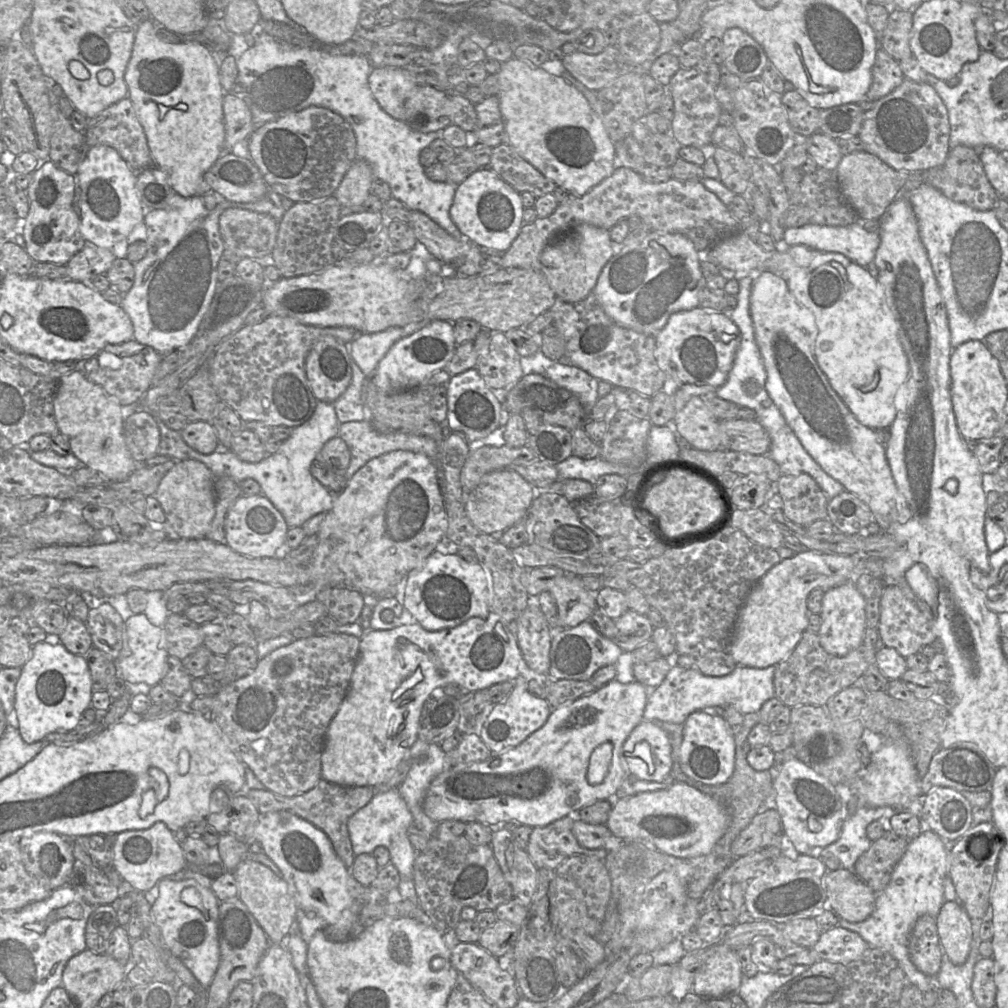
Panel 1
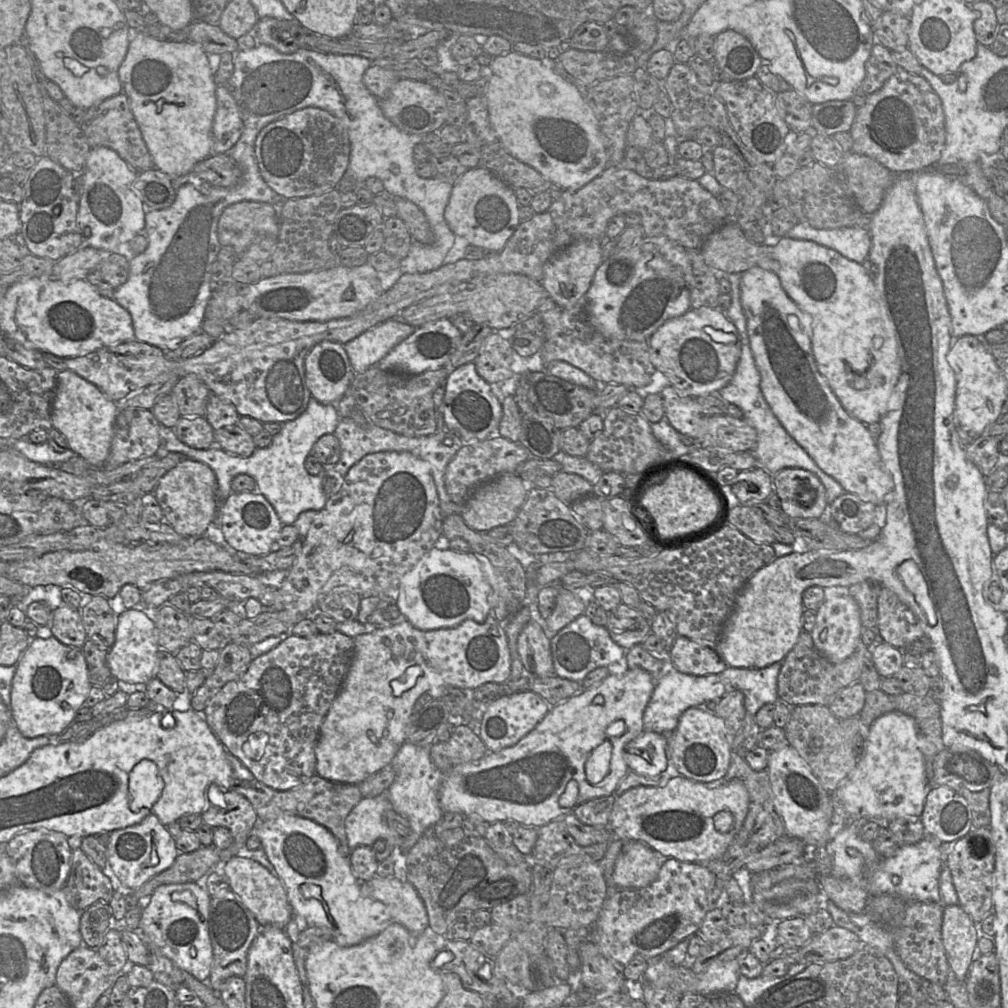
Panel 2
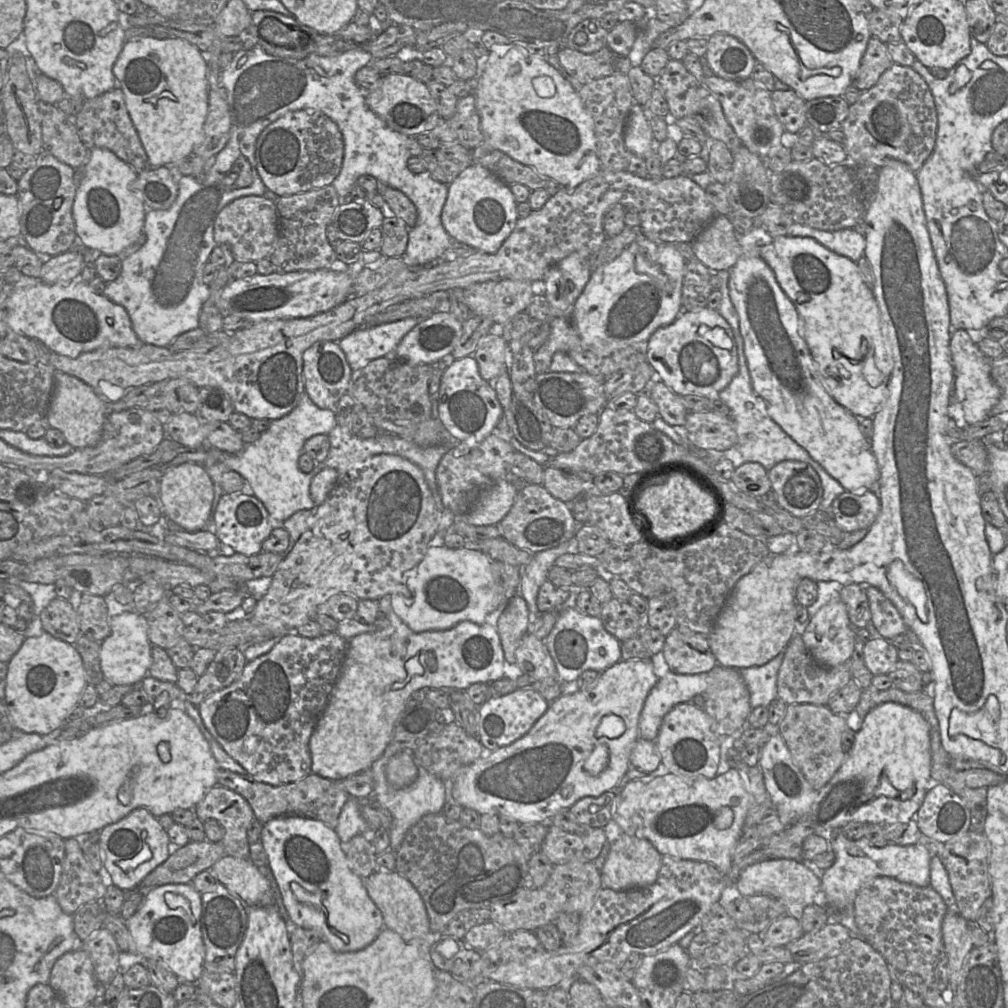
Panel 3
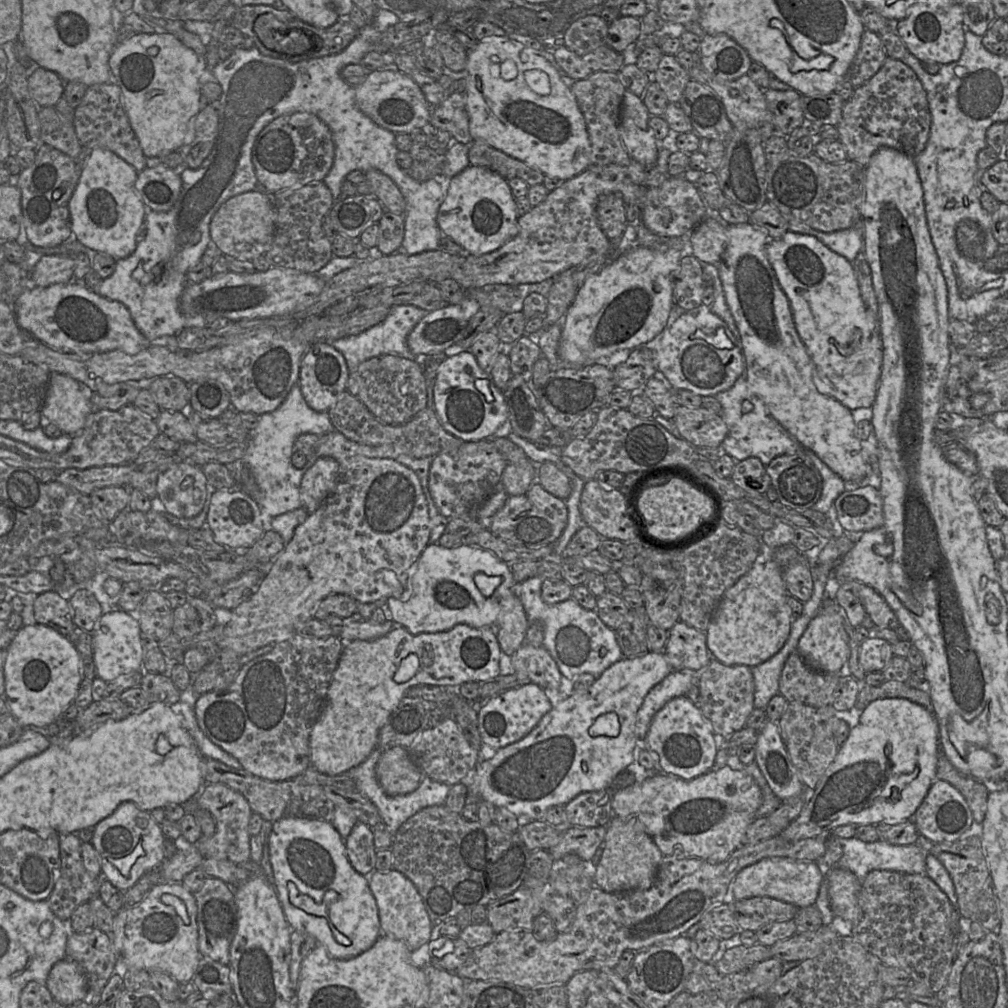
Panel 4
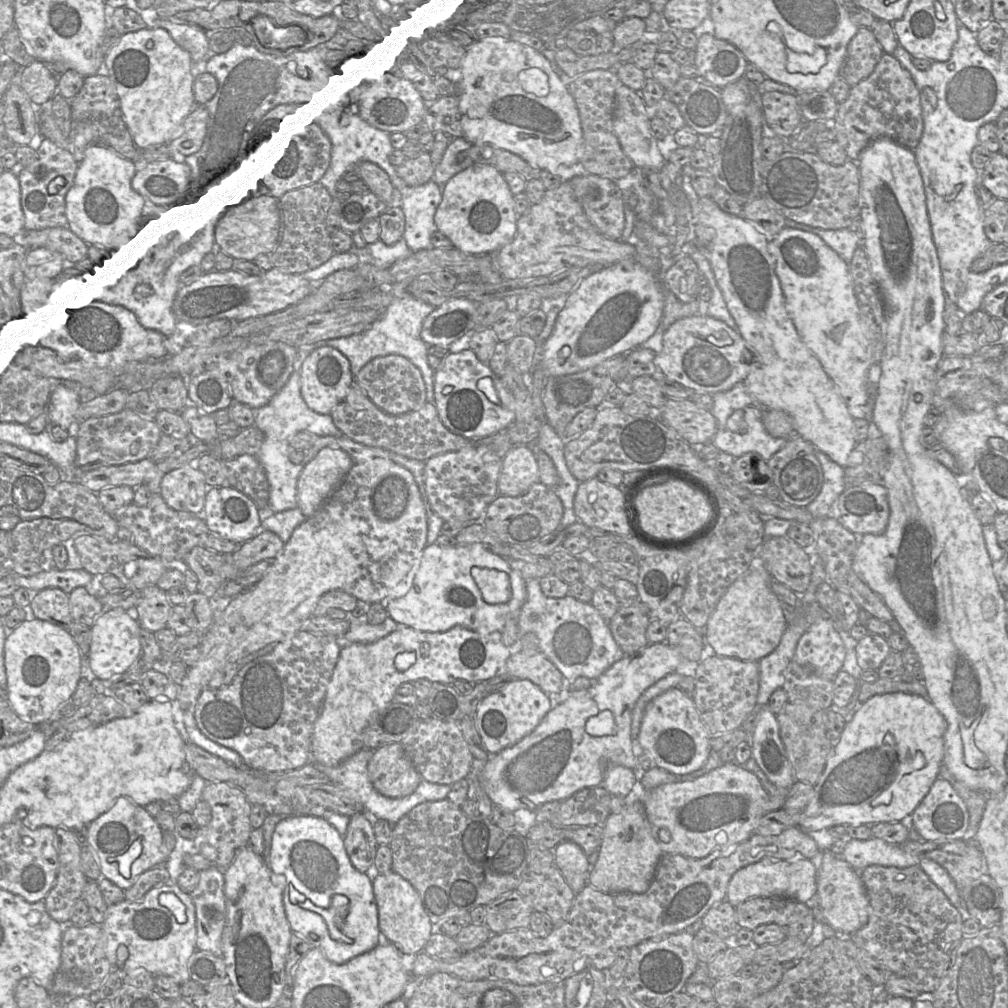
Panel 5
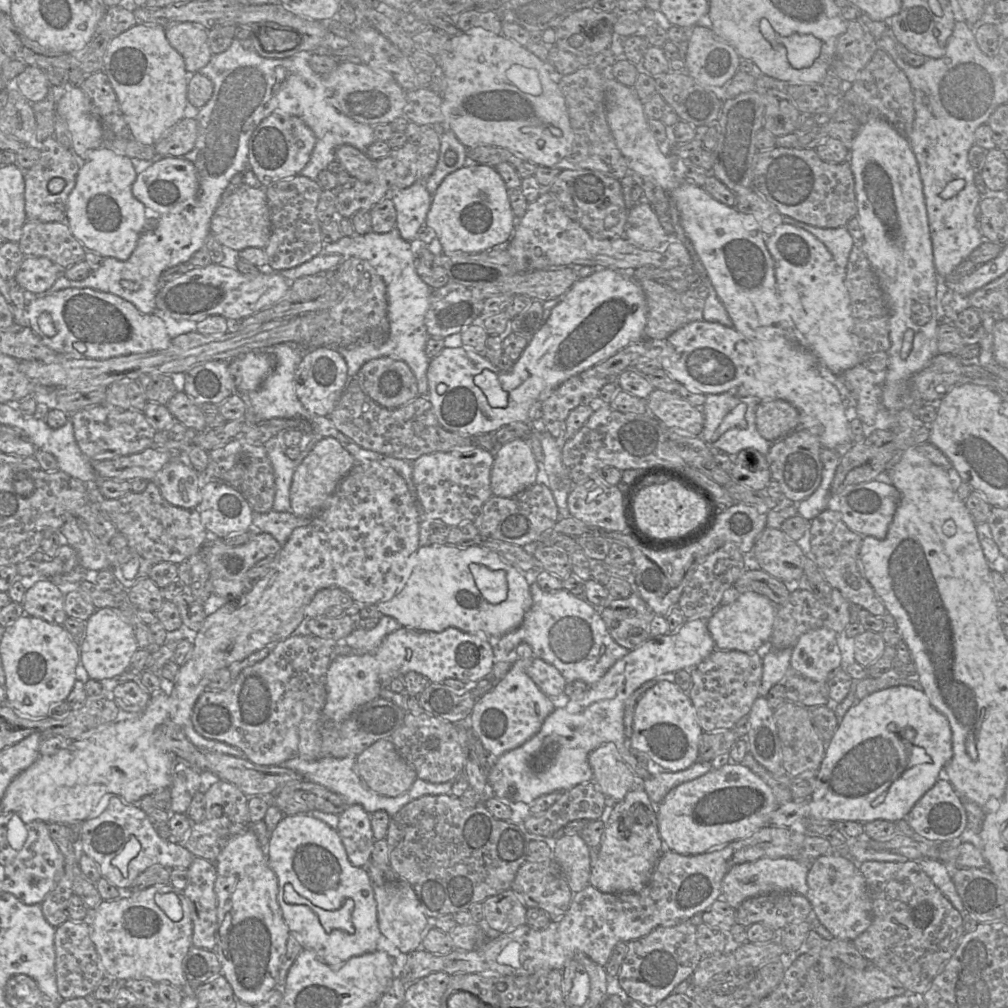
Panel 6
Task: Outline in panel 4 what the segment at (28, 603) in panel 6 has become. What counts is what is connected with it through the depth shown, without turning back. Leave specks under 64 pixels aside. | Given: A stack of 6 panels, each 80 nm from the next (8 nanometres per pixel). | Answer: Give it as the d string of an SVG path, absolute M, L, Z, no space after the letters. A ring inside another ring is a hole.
M55 590L39 594L33 607L36 623L51 627L66 637L76 628L70 603Z

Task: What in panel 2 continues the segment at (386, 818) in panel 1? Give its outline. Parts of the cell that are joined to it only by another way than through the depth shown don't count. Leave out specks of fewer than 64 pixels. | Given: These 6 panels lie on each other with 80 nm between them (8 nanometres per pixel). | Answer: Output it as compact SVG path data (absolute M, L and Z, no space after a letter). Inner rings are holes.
M386 793L372 798L362 798L345 819L348 846L353 850L359 846L371 847L377 839L385 839L391 846L400 846L404 837L390 829L385 815L393 810Z

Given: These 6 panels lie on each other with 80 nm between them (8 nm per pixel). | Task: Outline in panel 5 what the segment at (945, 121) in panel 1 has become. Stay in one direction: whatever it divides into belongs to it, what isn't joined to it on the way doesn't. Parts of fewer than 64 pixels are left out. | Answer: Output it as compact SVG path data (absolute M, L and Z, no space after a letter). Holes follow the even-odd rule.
M884 53L873 72L866 79L851 87L847 99L838 105L833 121L835 140L844 148L849 160L858 161L862 151L873 140L881 137L889 138L914 151L919 144L924 128L919 90L909 71L892 54Z

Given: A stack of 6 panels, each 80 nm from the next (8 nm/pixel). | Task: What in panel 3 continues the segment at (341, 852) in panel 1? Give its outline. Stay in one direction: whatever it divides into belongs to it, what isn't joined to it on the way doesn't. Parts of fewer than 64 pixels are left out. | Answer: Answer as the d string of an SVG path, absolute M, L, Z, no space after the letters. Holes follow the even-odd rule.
M222 768L217 772L217 784L229 788L244 797L251 806L254 817L262 824L283 816L303 816L323 822L335 829L340 812L350 795L341 788L341 784L315 774L293 783L272 786L255 781L248 773L240 775Z

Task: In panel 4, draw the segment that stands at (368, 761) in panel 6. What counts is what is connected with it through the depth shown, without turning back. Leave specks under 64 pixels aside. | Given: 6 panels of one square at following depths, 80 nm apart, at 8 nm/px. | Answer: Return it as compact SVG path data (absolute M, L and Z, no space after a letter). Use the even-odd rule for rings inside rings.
M398 746L389 748L380 756L375 773L380 787L389 796L412 793L424 776L409 751Z

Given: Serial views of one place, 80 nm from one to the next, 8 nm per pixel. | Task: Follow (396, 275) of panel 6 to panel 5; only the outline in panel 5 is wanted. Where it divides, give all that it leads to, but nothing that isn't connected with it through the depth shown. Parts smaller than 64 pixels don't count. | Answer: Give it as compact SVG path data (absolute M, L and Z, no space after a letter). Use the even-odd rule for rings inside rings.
M403 237L392 245L386 245L378 239L374 243L366 244L361 250L356 250L356 254L362 261L380 269L388 268L397 260L406 258L411 253L413 252ZM409 283L391 285L393 300L372 325L360 334L348 337L334 338L319 342L312 346L331 346L347 357L350 369L355 376L361 368L376 357L397 354L411 361L421 372L426 387L426 402L435 405L434 370L427 360L428 345L421 338L421 329L425 318L435 309L432 305L415 298L407 291Z

